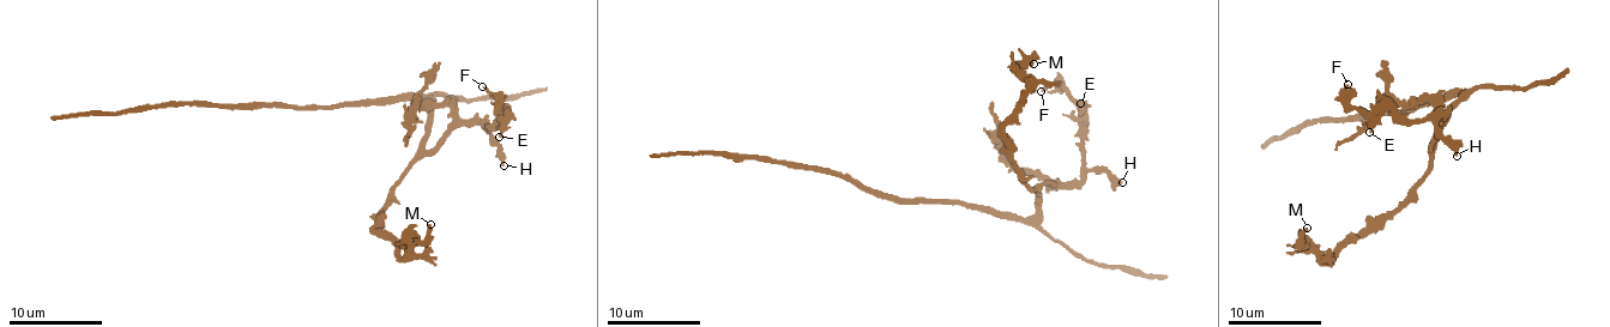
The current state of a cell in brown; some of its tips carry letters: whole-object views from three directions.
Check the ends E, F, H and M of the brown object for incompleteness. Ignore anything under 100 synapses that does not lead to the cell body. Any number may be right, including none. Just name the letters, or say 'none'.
none

